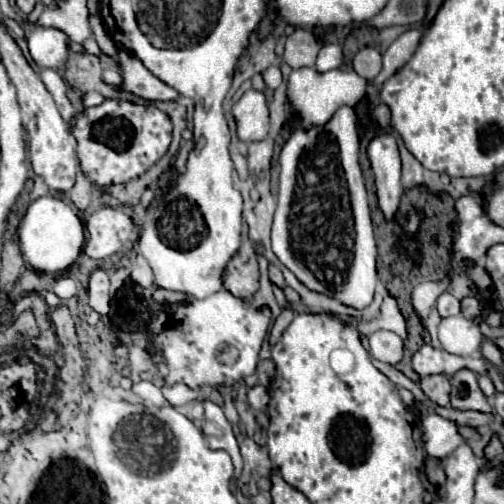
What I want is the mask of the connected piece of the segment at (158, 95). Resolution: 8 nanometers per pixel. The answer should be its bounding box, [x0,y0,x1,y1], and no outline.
[114,49,178,101]

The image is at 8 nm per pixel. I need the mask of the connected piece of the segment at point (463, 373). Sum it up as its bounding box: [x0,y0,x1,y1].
[450,369,492,413]

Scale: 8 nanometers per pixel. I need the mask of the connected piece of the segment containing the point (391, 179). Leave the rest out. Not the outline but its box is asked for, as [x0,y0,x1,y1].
[368,135,402,221]

